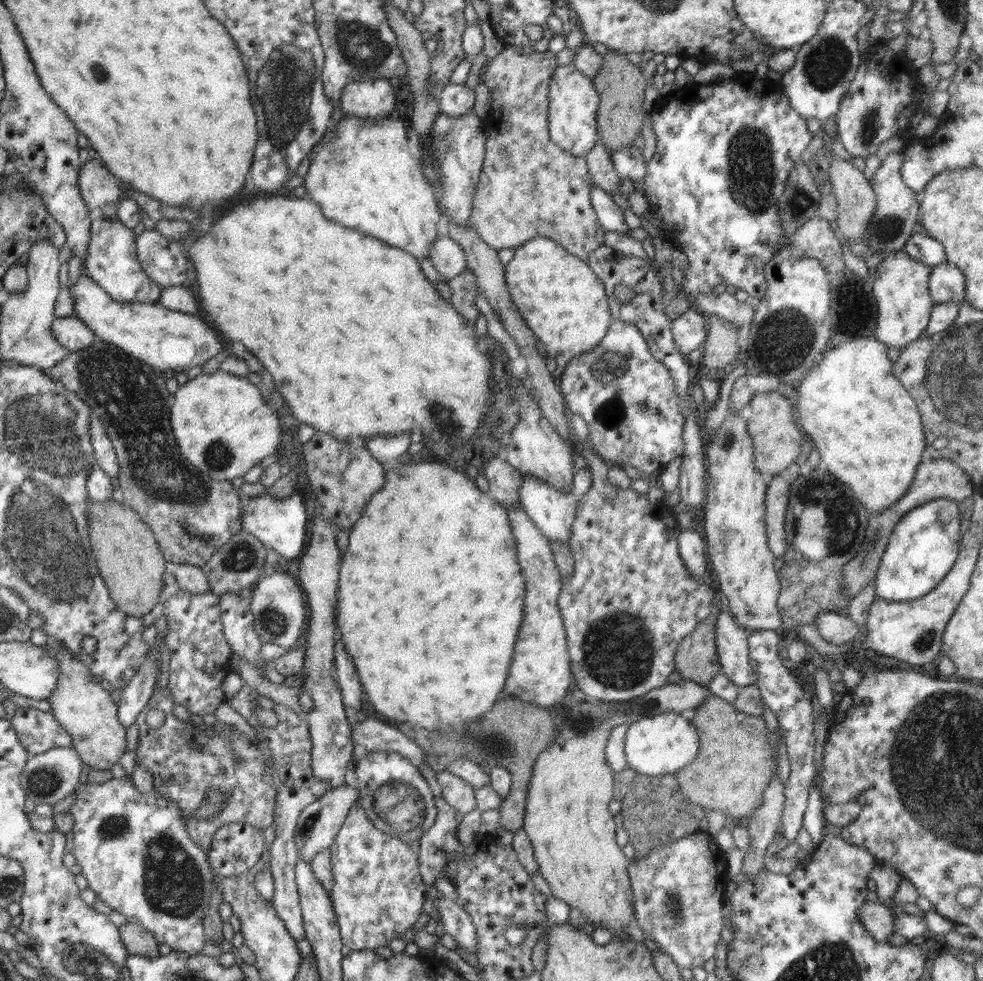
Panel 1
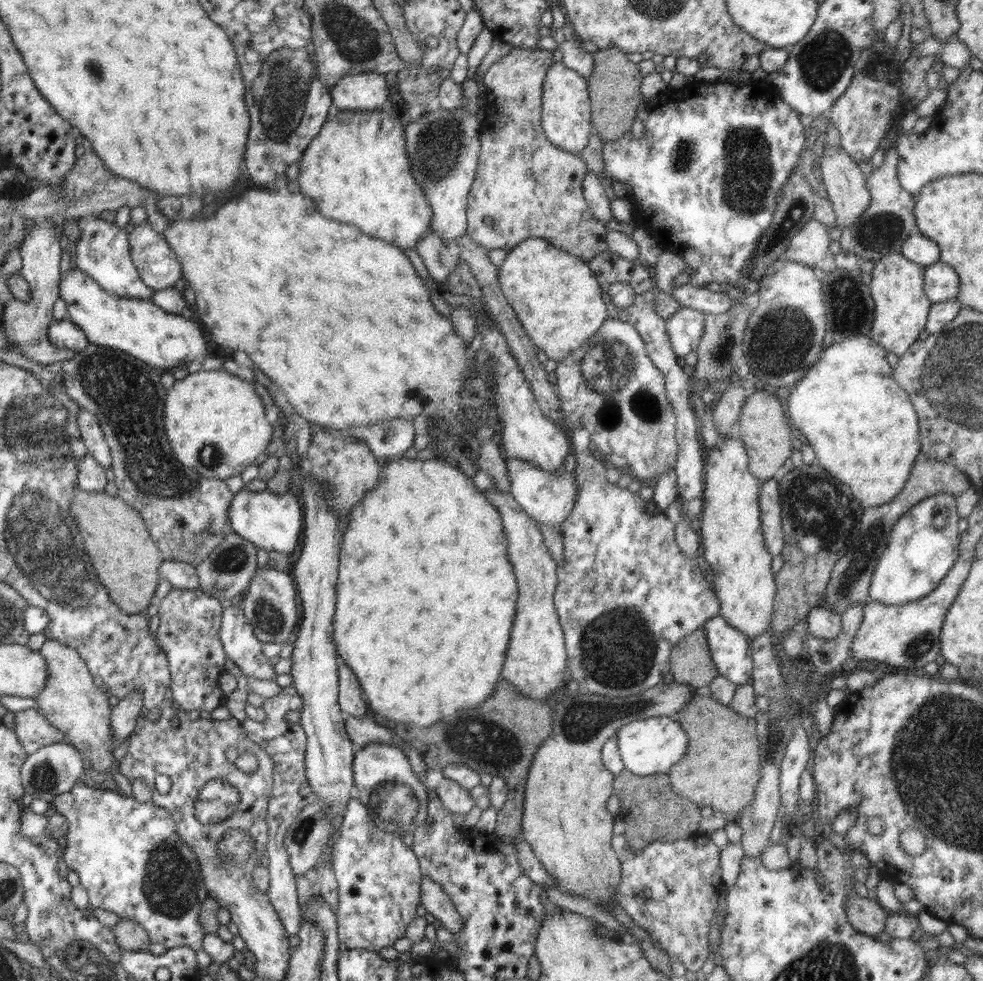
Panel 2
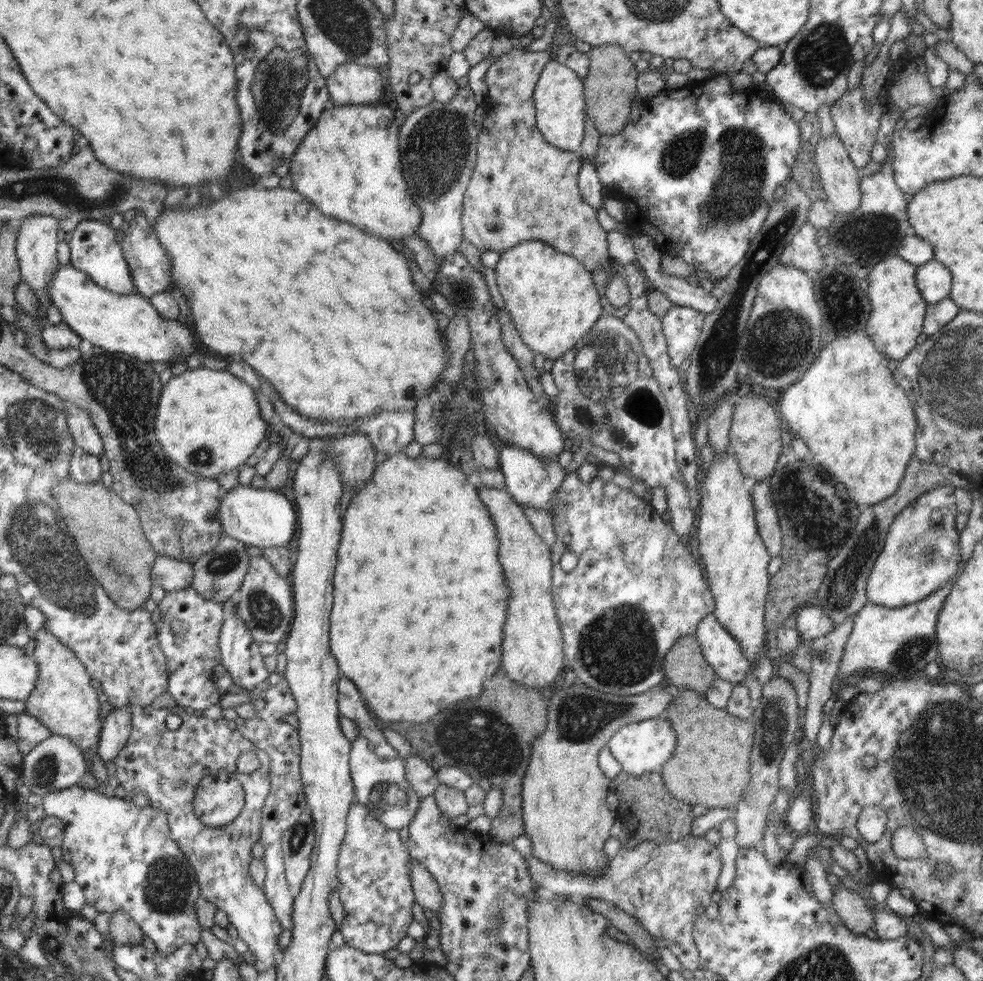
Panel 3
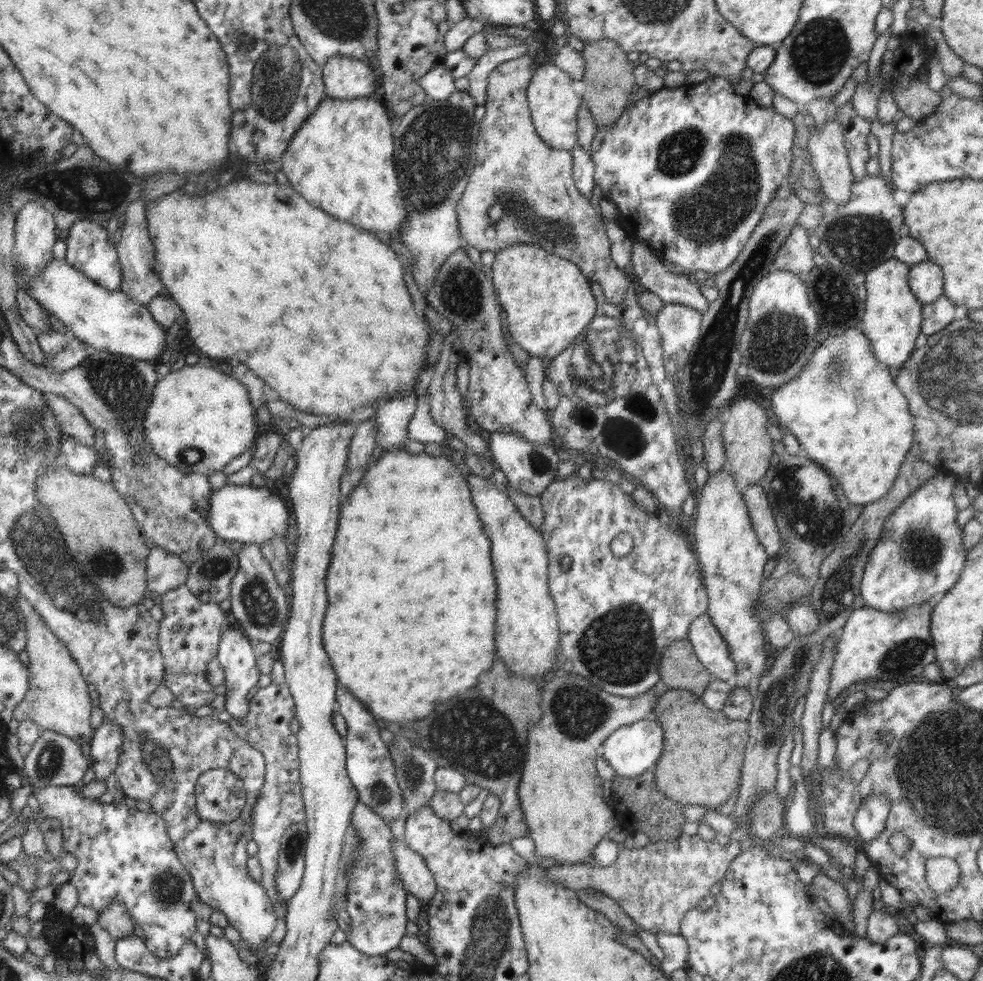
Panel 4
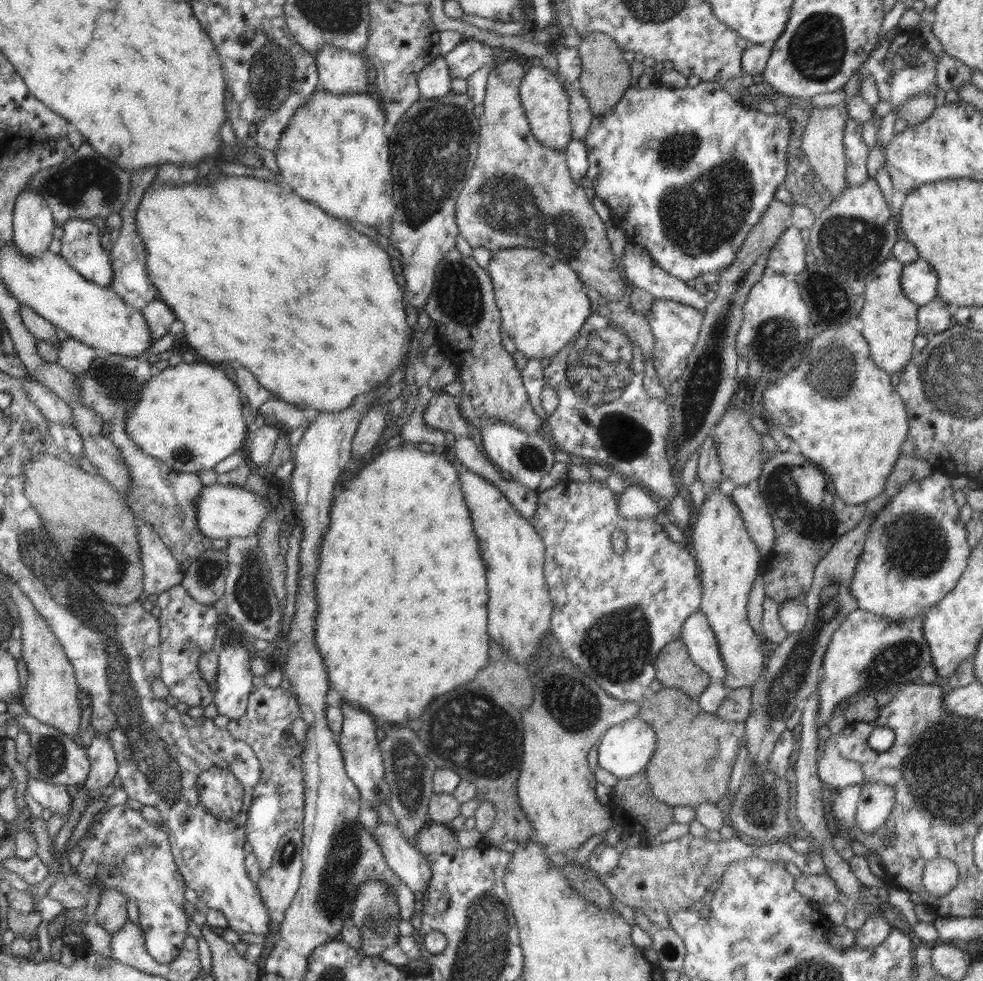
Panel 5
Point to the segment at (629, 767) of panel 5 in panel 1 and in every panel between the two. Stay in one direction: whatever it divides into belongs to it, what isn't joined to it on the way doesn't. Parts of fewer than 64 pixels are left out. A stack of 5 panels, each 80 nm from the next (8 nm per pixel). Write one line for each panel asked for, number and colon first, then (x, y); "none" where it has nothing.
1: (662, 744)
2: (647, 747)
3: (641, 747)
4: (632, 749)

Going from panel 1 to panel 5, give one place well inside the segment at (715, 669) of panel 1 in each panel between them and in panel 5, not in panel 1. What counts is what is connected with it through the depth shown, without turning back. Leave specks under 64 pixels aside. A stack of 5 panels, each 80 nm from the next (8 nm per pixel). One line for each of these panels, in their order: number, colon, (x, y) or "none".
2: (690, 662)
3: (685, 665)
4: (679, 668)
5: (674, 668)

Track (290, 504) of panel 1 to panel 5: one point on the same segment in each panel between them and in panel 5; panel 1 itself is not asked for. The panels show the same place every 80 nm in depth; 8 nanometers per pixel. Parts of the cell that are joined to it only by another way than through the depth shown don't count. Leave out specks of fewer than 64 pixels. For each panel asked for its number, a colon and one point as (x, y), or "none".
2: (272, 521)
3: (264, 517)
4: (254, 515)
5: (222, 511)

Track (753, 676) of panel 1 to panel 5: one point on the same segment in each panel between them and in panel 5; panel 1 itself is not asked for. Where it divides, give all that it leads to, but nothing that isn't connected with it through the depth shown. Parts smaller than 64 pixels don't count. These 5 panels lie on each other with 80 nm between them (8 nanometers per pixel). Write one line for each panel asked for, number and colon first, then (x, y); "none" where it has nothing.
2: (730, 650)
3: (722, 652)
4: (711, 649)
5: (703, 648)

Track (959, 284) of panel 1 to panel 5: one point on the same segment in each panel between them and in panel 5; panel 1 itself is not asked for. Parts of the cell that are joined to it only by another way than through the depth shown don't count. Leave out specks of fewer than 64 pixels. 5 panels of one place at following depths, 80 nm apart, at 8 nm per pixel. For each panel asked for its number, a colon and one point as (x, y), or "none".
2: (941, 283)
3: (933, 279)
4: (925, 279)
5: (919, 280)

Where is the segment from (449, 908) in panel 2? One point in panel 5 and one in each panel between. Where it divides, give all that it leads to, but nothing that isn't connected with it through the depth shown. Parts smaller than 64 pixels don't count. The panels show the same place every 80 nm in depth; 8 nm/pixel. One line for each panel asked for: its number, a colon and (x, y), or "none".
3: (426, 891)
4: (418, 880)
5: (408, 863)

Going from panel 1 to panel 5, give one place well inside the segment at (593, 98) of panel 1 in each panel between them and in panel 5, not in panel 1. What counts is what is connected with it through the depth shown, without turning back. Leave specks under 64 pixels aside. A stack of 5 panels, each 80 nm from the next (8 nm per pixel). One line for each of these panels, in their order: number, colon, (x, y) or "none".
2: (566, 108)
3: (559, 99)
4: (554, 105)
5: (542, 93)

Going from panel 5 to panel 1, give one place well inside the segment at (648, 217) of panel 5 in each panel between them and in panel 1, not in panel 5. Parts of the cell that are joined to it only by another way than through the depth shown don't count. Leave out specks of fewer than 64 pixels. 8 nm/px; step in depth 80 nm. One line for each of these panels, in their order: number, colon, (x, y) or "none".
1: (721, 163)
2: (704, 178)
3: (697, 172)
4: (691, 169)

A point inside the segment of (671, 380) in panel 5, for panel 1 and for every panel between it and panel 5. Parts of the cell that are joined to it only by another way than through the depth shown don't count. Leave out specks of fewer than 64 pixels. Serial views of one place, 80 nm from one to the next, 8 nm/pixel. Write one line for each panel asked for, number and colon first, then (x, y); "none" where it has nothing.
1: (689, 331)
2: (685, 329)
3: (681, 327)
4: (679, 326)

